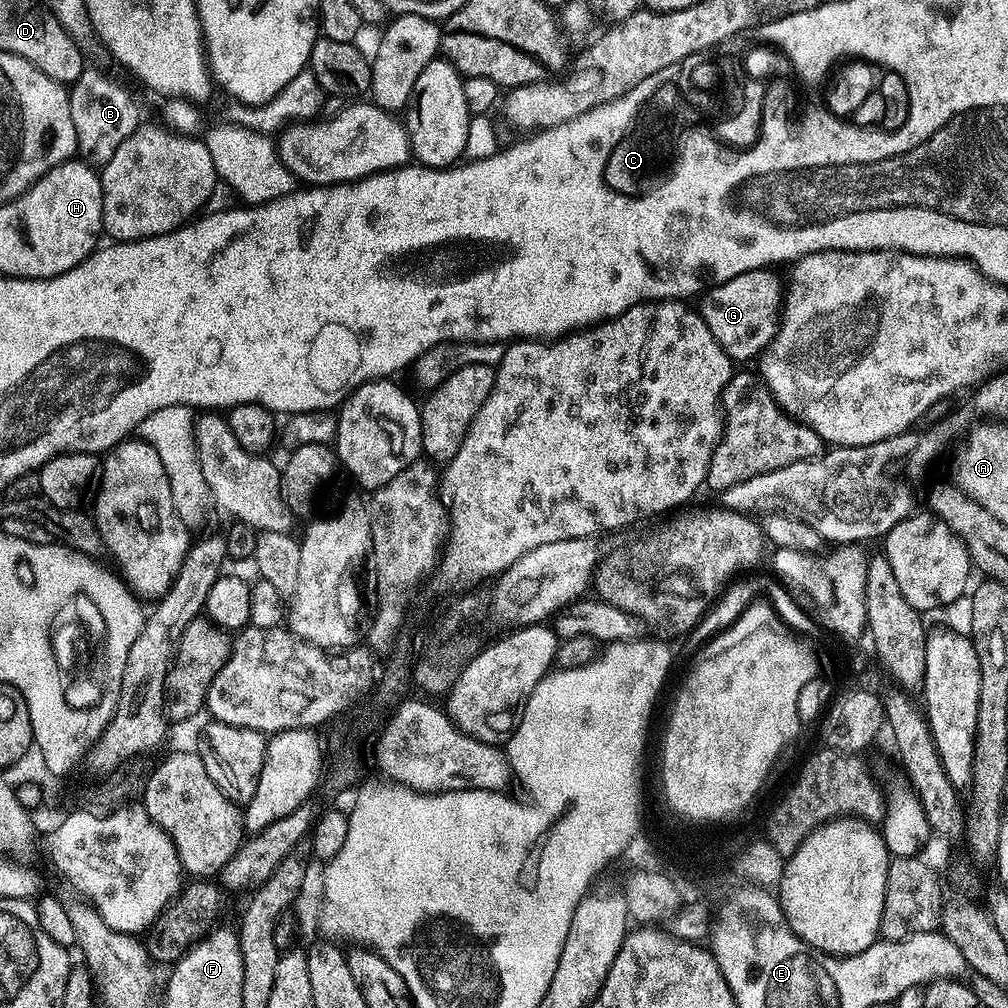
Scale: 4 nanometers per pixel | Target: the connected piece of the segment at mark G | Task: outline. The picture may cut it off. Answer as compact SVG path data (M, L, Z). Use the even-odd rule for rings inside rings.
M772 268L750 270L730 278L730 282L715 284L703 293L698 304L700 317L710 326L710 334L726 350L734 362L755 361L776 337L782 323L782 309L786 299L786 284L780 281L779 271Z

